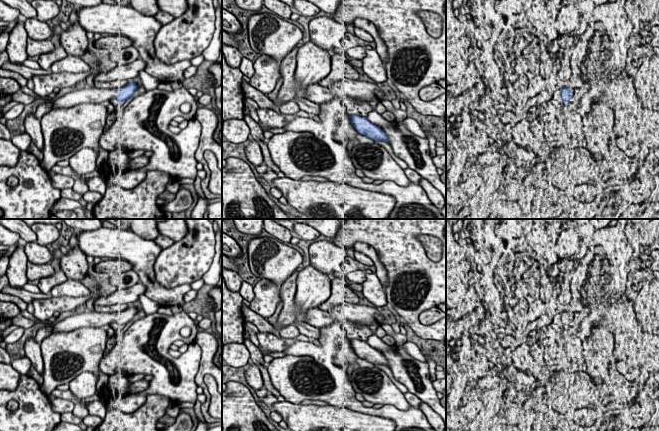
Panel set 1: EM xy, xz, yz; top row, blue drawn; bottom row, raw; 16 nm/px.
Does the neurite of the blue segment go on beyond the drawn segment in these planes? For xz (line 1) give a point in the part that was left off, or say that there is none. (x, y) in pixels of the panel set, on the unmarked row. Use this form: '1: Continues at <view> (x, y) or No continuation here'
1: No continuation here

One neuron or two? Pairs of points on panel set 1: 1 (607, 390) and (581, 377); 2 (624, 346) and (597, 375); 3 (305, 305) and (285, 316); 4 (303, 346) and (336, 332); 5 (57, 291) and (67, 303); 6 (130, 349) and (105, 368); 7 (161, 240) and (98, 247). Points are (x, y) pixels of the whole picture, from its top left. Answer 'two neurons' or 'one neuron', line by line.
1: one neuron
2: two neurons
3: two neurons
4: one neuron
5: two neurons
6: one neuron
7: two neurons

